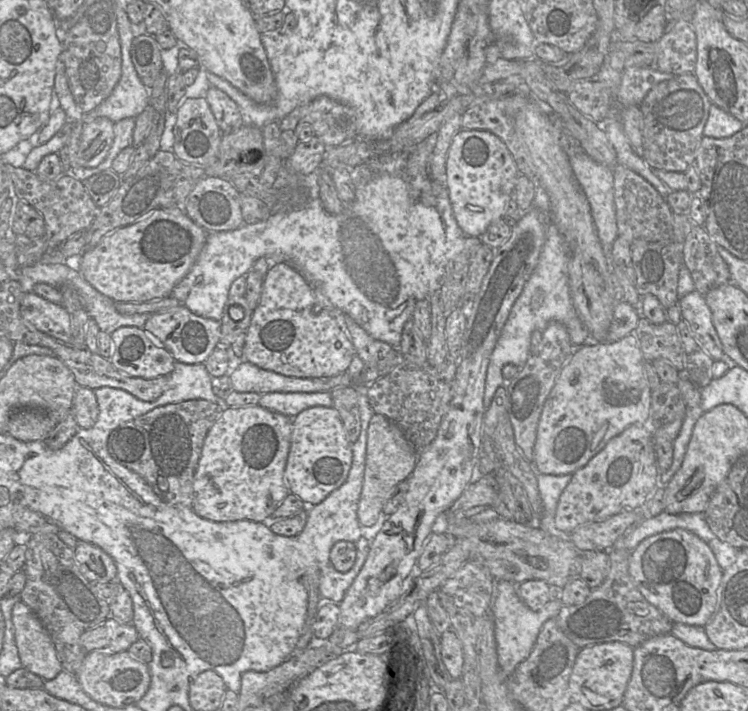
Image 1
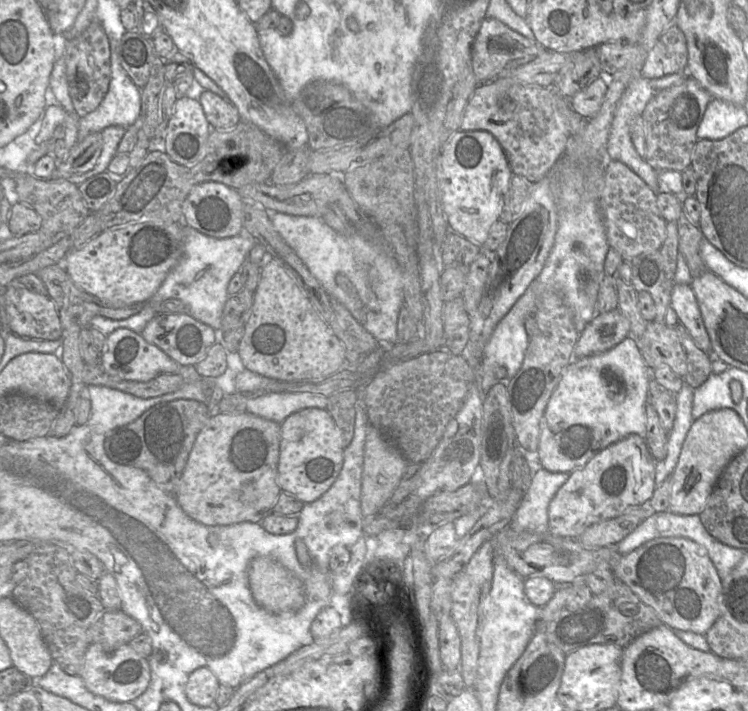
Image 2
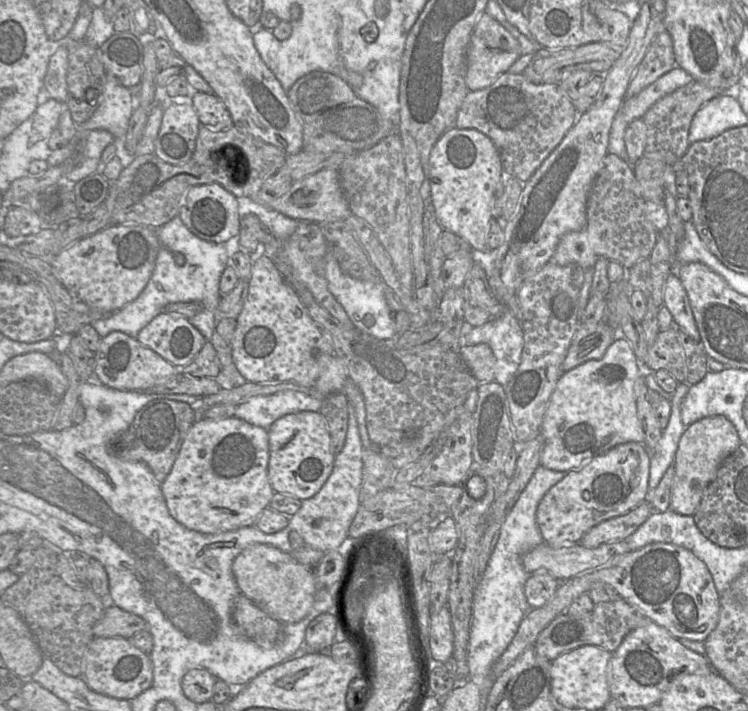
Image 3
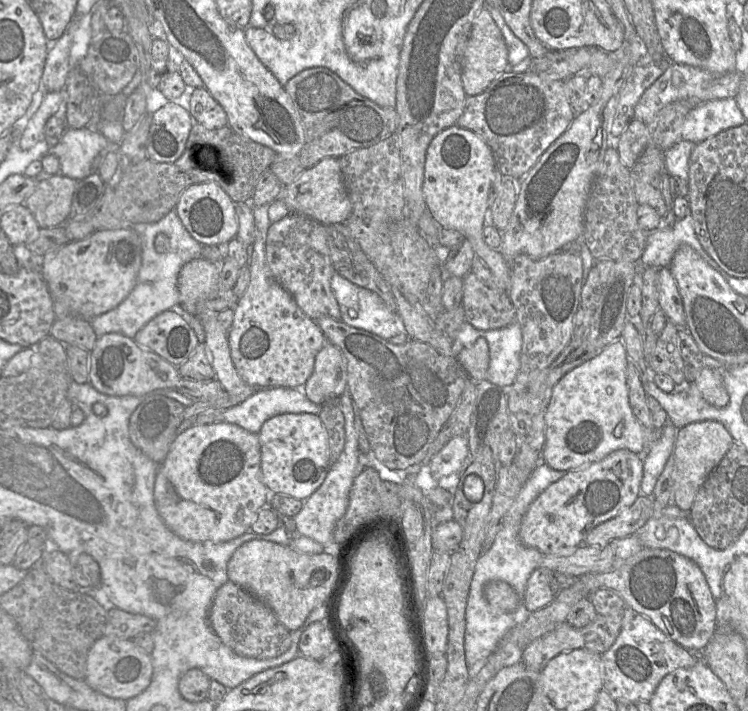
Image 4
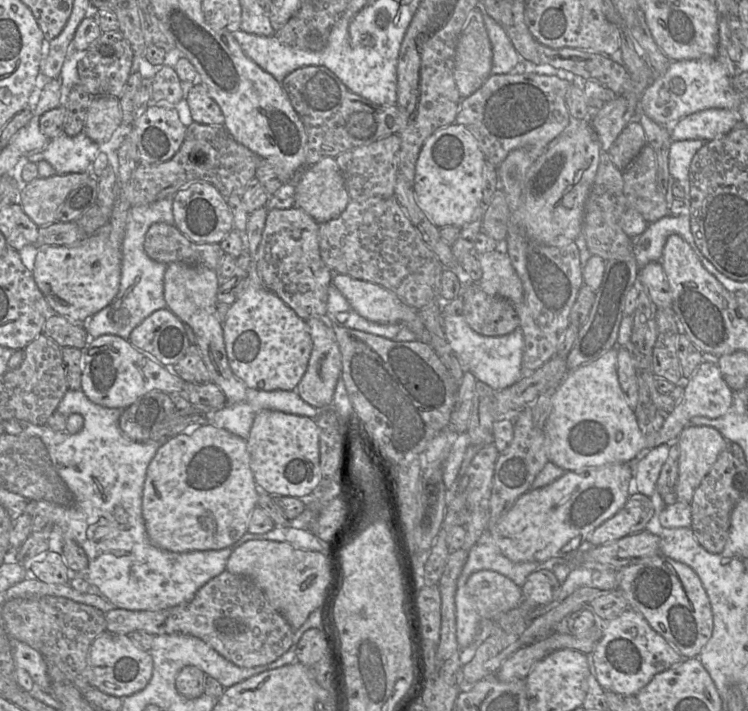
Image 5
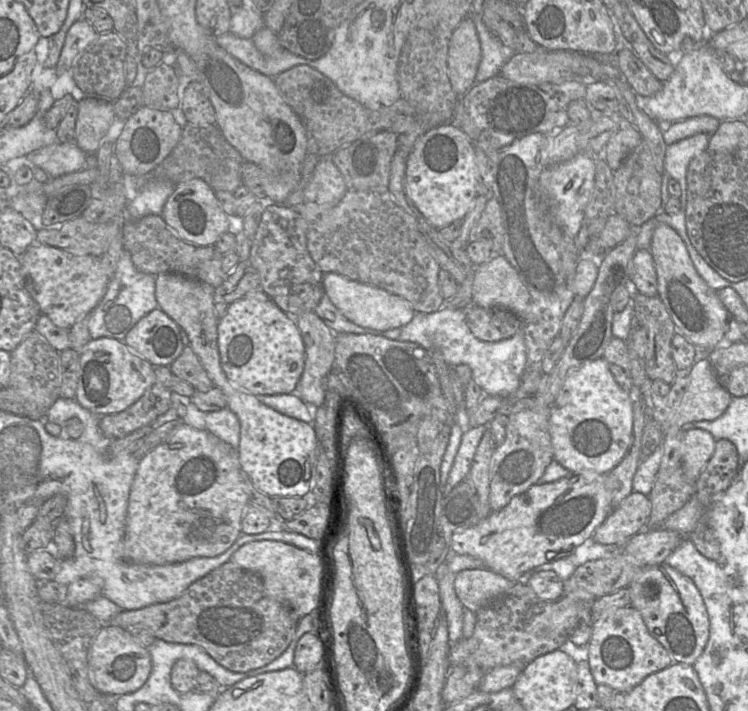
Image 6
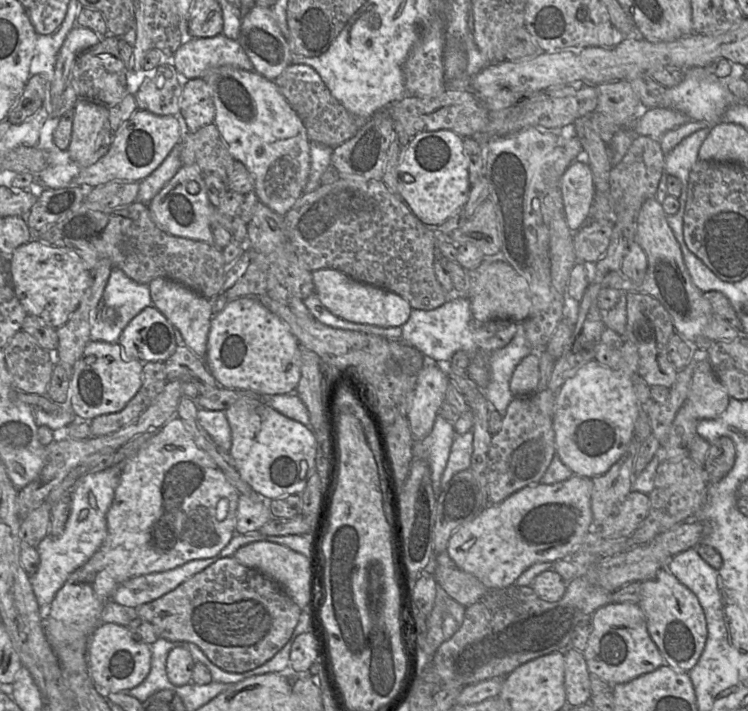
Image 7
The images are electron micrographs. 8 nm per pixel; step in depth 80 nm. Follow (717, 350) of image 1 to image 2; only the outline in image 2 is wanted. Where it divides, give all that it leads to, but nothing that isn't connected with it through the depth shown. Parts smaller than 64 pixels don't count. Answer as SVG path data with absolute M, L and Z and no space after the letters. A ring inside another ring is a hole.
M674 284L670 307L675 310L679 323L686 327L696 345L706 353L713 353L696 296L690 285Z

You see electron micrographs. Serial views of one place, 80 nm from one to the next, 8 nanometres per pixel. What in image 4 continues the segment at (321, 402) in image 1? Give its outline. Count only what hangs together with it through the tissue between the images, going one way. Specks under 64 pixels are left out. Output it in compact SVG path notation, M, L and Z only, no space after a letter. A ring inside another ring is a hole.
M267 387L257 390L243 402L222 412L222 421L258 433L263 423L278 414L319 415L321 405L310 401L301 388Z

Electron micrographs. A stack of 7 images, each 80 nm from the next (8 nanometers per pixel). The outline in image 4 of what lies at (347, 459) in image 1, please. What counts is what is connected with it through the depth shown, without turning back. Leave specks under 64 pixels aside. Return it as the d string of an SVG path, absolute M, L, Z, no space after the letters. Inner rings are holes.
M284 413L267 419L257 433L261 451L261 476L271 494L289 495L305 501L323 483L330 470L328 436L319 415Z

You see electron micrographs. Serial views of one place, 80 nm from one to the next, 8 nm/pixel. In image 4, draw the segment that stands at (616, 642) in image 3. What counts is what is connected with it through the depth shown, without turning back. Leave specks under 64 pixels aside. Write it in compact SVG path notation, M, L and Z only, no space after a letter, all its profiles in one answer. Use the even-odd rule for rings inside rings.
M626 608L622 613L614 616L597 614L595 619L583 628L575 628L567 622L563 622L554 630L528 644L522 651L521 662L528 669L540 672L552 658L560 653L570 652L575 649L586 649L601 655L615 642L624 624L624 615L629 610L629 608Z

